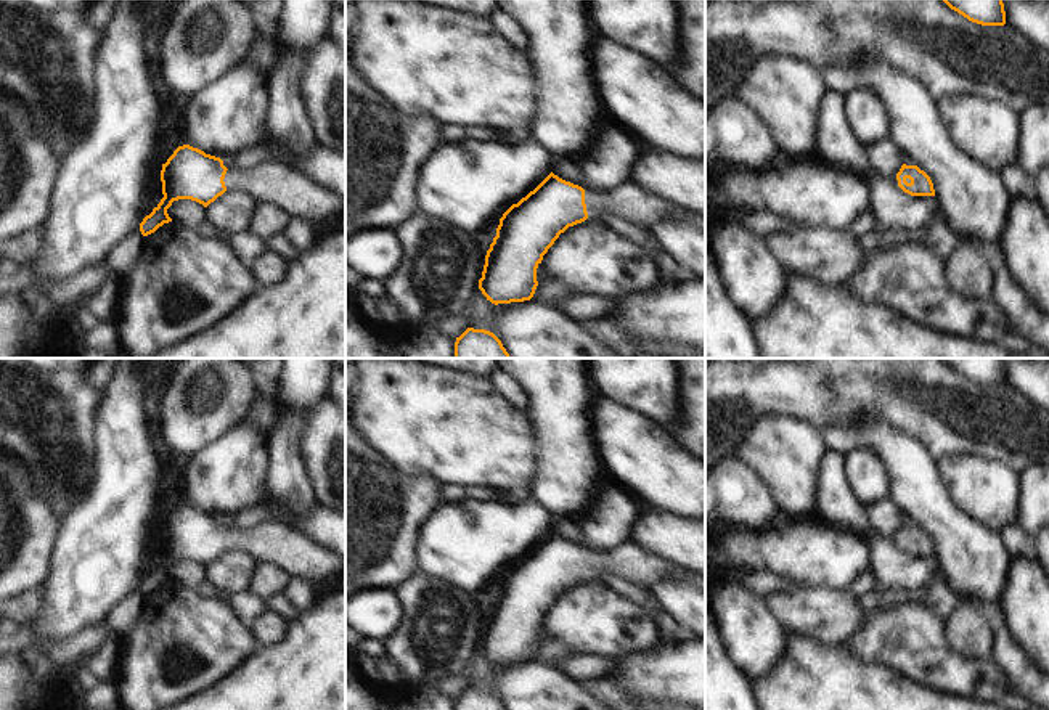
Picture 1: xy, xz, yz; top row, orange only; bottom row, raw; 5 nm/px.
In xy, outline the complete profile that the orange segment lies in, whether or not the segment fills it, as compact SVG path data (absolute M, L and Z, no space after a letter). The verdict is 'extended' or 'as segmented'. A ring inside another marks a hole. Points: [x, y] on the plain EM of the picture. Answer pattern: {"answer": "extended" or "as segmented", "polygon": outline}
{"answer": "extended", "polygon": "M190 504L178 506L162 524L161 562L140 583L143 596L172 581L167 569L173 561L191 559L204 567L225 551L247 553L257 564L273 564L291 578L323 580L345 570L345 559L294 527L267 520L251 530L227 528L220 517L206 514Z"}

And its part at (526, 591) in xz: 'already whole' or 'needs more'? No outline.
needs more

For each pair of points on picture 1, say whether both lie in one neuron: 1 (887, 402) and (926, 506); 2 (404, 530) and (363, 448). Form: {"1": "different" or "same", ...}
{"1": "different", "2": "same"}

